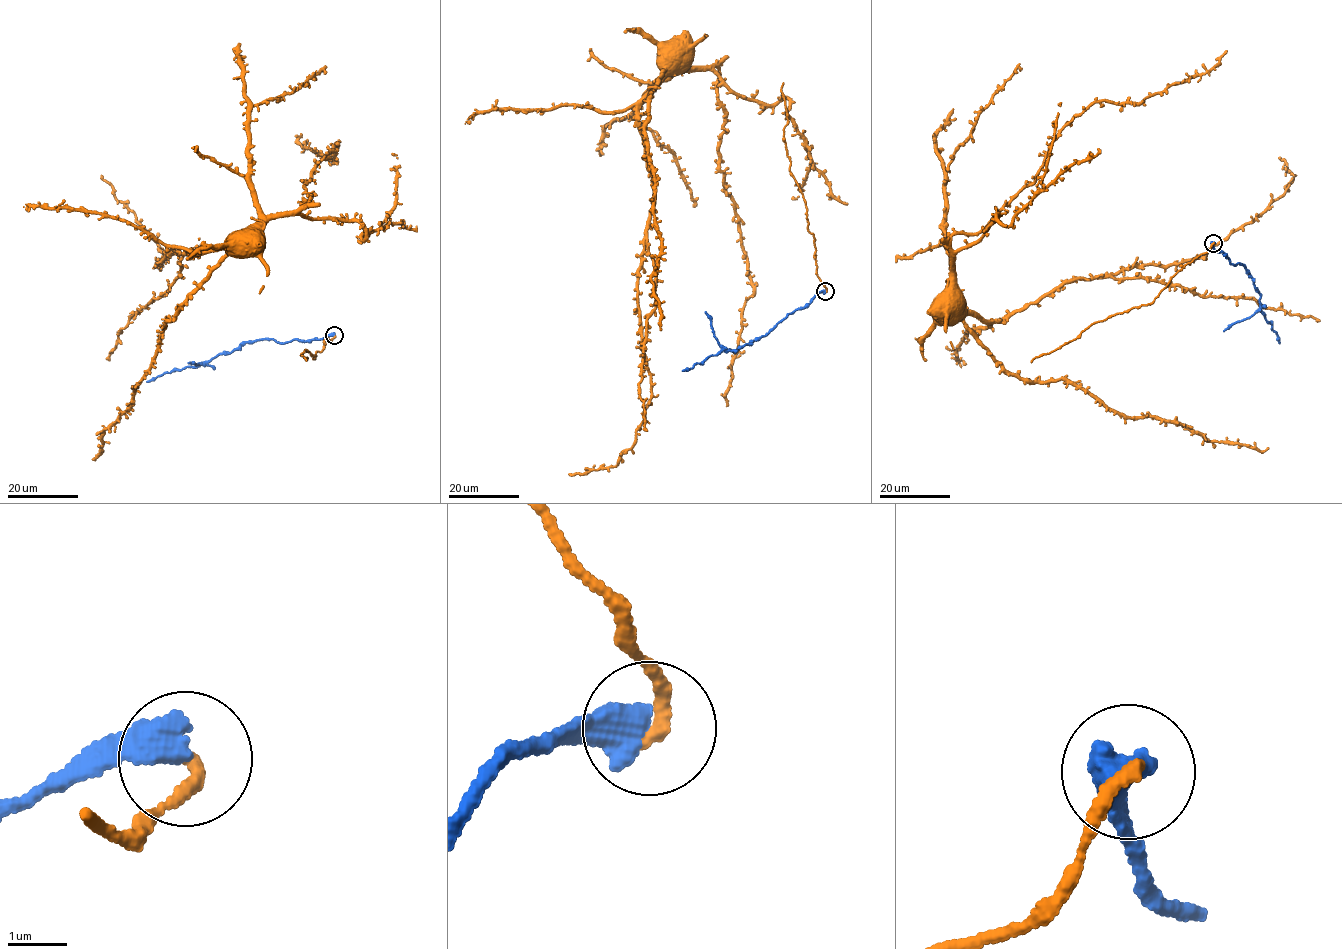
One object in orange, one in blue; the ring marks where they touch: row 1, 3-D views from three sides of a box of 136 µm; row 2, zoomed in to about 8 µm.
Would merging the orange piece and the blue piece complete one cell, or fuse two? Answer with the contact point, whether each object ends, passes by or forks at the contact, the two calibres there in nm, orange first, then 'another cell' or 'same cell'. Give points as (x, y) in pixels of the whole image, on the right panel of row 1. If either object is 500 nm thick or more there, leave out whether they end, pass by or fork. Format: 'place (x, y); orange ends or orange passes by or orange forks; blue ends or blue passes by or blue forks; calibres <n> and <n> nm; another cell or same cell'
place (1213, 243); calibres 240 and 600 nm; another cell

